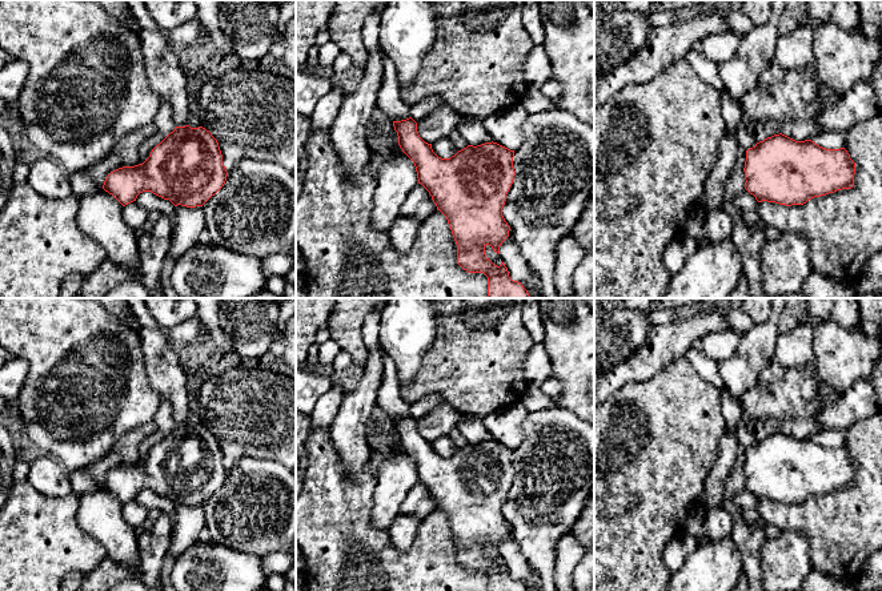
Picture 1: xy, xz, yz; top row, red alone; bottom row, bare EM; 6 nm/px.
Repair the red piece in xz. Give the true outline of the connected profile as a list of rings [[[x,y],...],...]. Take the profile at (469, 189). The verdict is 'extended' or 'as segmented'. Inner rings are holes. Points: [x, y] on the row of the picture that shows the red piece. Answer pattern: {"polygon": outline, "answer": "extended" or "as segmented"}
{"polygon": [[[412,117],[393,121],[393,126],[400,148],[416,166],[418,184],[429,192],[437,210],[448,220],[457,245],[458,265],[468,273],[484,273],[488,277],[488,298],[530,298],[524,285],[509,277],[502,261],[497,266],[485,254],[486,245],[500,254],[501,244],[509,237],[510,226],[502,216],[502,208],[516,176],[514,150],[492,141],[468,145],[450,158],[441,158],[433,152],[432,144],[420,137]]], "answer": "as segmented"}

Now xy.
{"polygon": [[[176,126],[149,157],[139,165],[123,166],[111,172],[103,189],[112,194],[123,206],[136,201],[143,192],[169,200],[175,206],[203,206],[225,184],[228,172],[217,140],[203,126]]], "answer": "as segmented"}

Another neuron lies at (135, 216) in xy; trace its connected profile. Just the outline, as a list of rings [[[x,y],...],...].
[[[136,201],[123,206],[121,216],[125,224],[133,230],[149,224],[149,212]]]

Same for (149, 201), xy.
[[[143,192],[137,196],[136,202],[140,204],[148,212],[160,212],[167,216],[173,228],[175,222],[175,205],[169,200],[164,200],[152,192]]]

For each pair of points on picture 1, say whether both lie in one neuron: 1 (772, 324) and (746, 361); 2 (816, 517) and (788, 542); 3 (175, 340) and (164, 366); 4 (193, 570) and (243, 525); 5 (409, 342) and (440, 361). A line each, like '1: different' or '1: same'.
1: same
2: different
3: different
4: different
5: different

